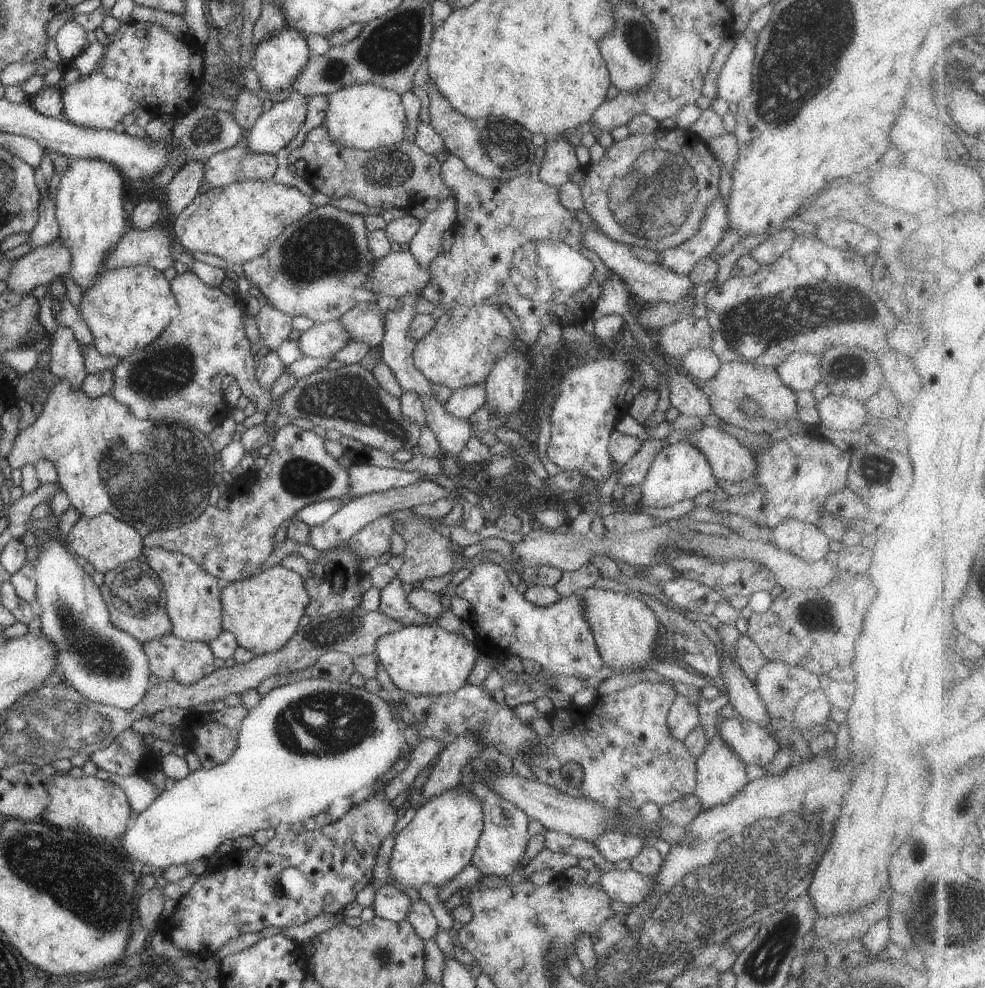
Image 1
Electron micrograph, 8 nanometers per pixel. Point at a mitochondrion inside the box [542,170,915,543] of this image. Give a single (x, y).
(754, 326)

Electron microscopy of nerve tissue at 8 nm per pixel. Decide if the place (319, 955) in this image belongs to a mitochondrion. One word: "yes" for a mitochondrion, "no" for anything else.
no

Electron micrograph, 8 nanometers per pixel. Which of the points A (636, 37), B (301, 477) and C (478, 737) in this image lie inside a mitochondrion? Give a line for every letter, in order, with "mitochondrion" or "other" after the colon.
A: mitochondrion
B: mitochondrion
C: other

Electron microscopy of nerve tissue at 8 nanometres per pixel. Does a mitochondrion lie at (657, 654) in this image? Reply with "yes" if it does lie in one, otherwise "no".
no

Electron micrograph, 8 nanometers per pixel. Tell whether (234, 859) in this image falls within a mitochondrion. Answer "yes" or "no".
no

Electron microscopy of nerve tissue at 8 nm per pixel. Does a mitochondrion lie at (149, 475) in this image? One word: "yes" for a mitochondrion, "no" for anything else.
yes

